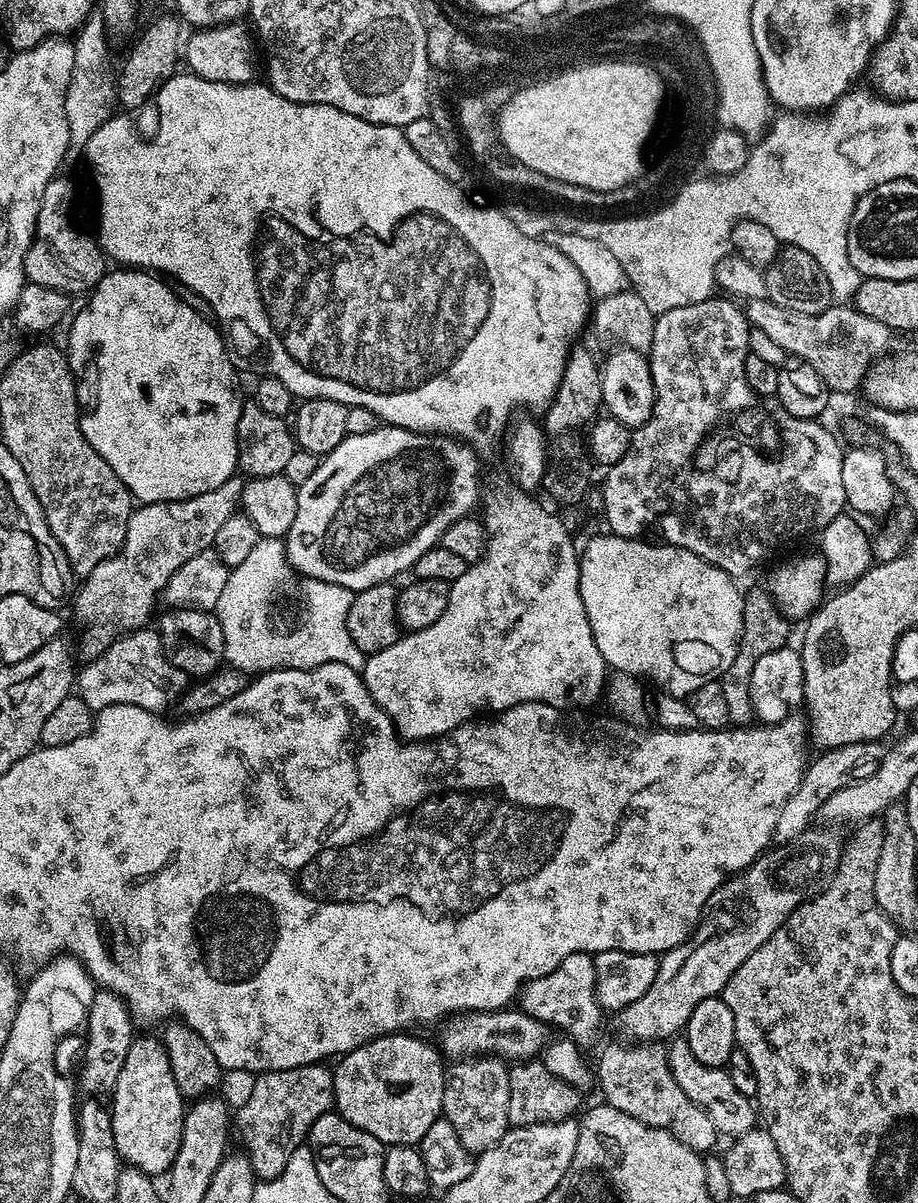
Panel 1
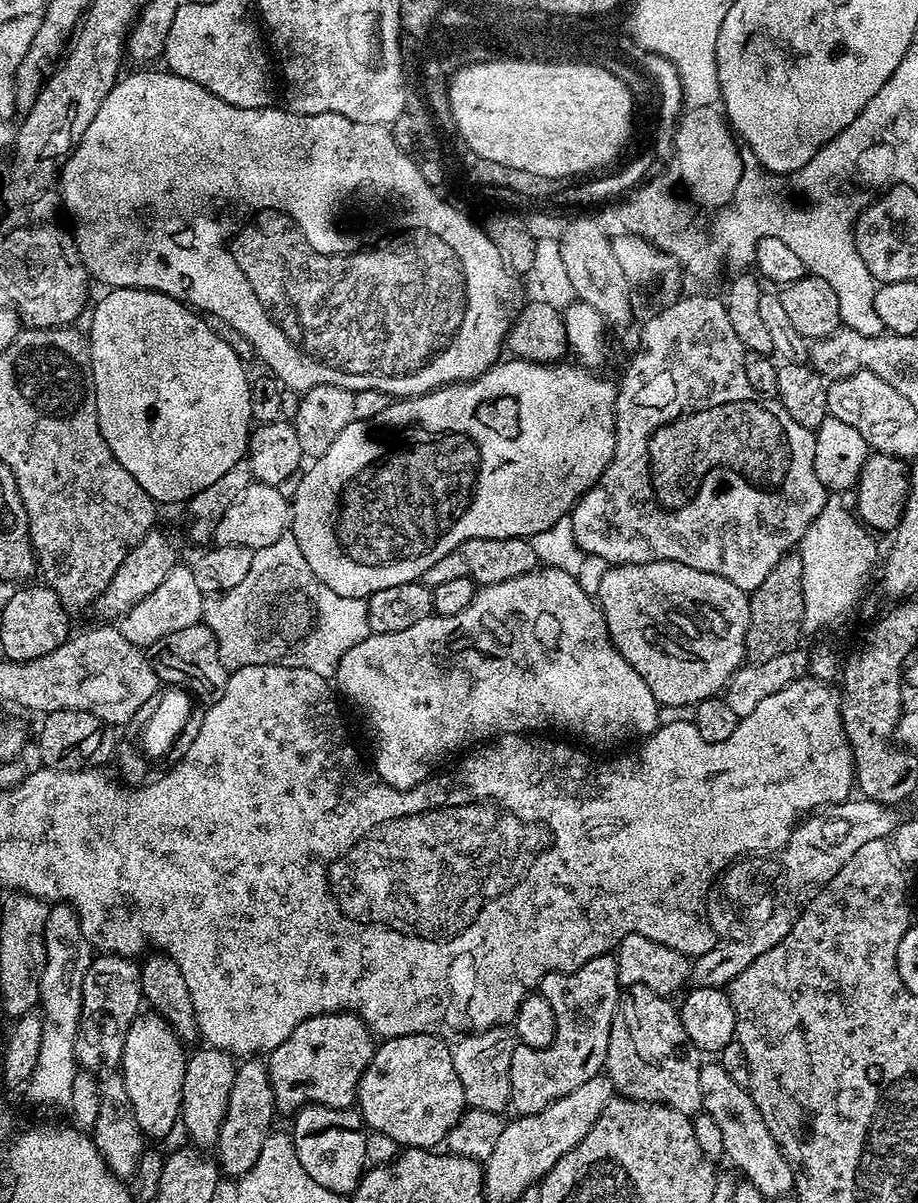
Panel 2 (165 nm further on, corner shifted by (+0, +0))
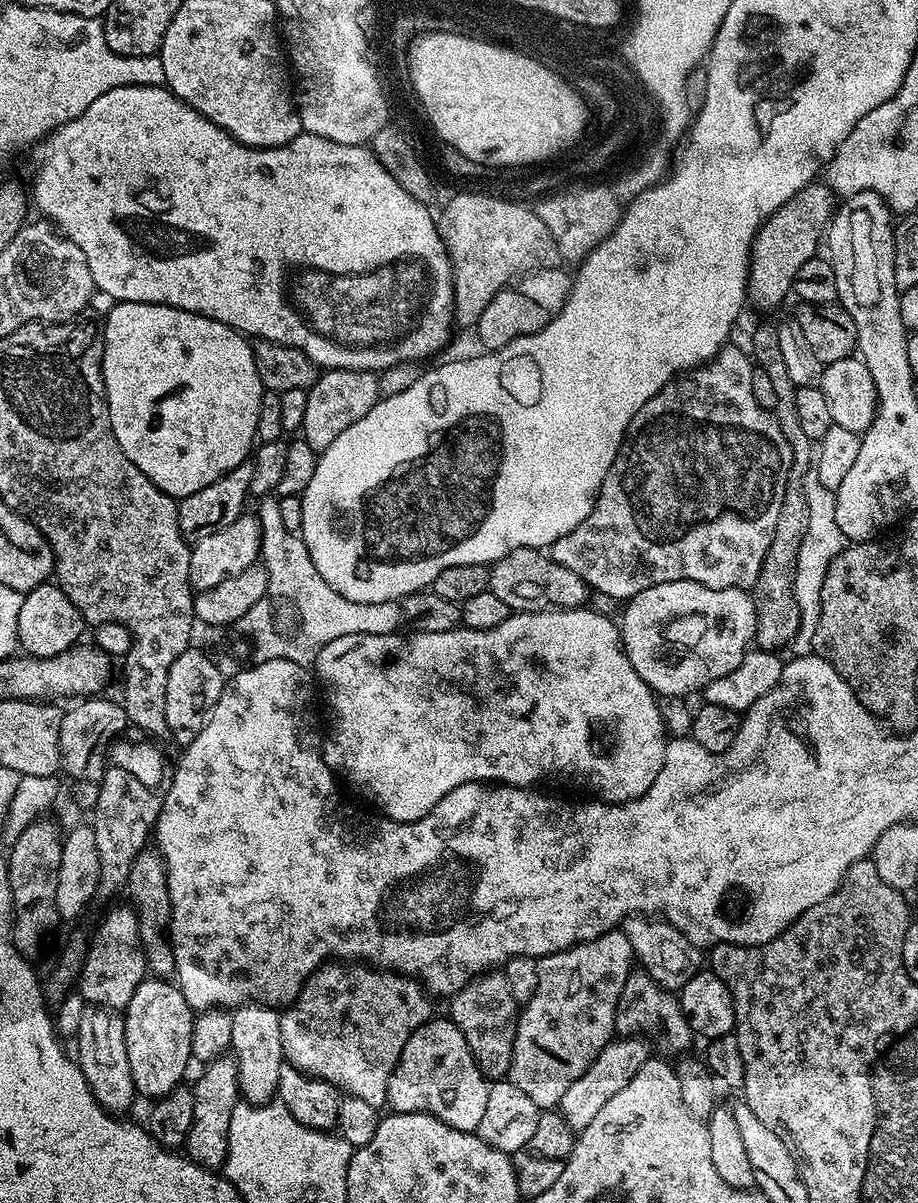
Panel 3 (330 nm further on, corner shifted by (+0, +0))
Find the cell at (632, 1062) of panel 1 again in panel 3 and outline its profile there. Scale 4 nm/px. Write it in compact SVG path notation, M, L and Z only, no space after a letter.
M643 970L633 971L626 986L622 986L622 994L616 1007L616 1032L624 1036L657 1035L656 1040L662 1051L680 1052L679 1054L687 1053L691 1049L688 1047L691 1046L692 1040L694 1041L694 1033L686 1022L686 1014L682 1014L679 999L668 989L655 984Z

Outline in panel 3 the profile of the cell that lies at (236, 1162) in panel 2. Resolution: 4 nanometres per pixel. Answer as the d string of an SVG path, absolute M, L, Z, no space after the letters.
M263 1002L241 1004L232 1012L231 1055L236 1057L240 1095L249 1104L267 1104L276 1096L278 1074L286 1063L280 1033L280 1012Z

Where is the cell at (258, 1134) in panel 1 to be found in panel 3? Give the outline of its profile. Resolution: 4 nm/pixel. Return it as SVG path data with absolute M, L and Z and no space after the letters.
M325 962L312 973L291 1005L280 1012L285 1061L308 1076L330 1082L341 1093L383 1109L388 1103L390 1074L394 1074L410 1034L433 1019L431 1002L423 984L413 977L377 970L360 962Z

